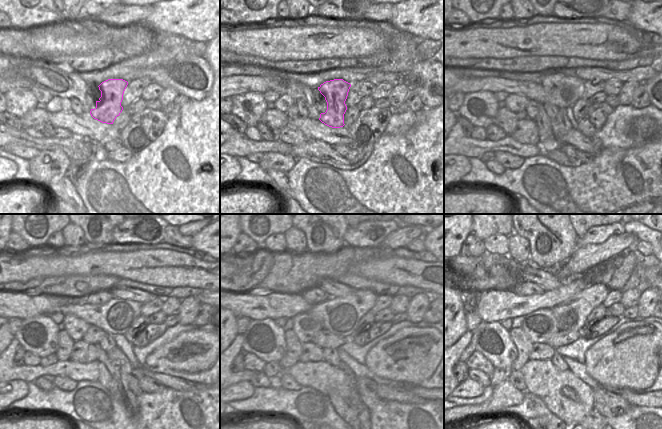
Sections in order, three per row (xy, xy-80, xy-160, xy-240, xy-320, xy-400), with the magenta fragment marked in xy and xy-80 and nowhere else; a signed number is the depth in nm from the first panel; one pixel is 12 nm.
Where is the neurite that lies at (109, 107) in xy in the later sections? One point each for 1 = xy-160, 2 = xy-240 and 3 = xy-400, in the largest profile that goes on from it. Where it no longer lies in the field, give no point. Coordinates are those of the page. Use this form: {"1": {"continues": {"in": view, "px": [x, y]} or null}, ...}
{"1": {"continues": {"in": "xy-160", "px": [560, 124]}}, "2": {"continues": {"in": "xy-240", "px": [123, 368]}}, "3": {"continues": {"in": "xy-400", "px": [524, 288]}}}

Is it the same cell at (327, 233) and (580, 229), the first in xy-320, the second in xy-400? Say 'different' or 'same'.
different

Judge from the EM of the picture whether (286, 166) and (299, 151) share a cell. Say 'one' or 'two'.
two

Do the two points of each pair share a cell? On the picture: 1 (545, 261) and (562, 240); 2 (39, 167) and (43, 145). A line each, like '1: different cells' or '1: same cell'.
1: same cell
2: different cells

